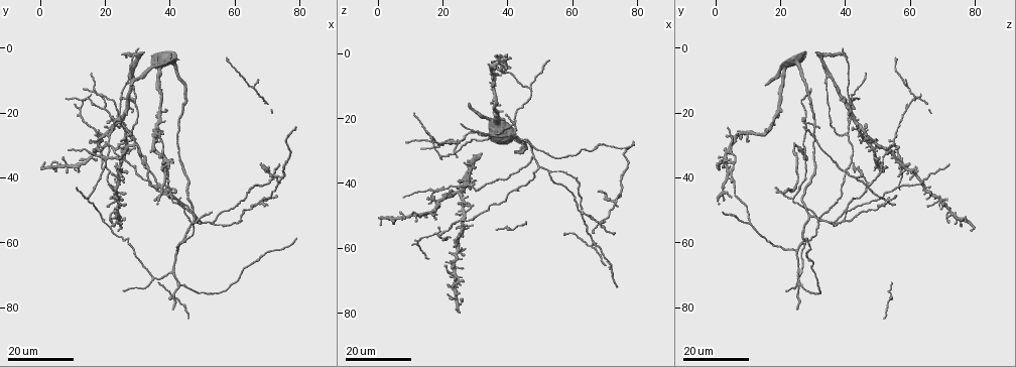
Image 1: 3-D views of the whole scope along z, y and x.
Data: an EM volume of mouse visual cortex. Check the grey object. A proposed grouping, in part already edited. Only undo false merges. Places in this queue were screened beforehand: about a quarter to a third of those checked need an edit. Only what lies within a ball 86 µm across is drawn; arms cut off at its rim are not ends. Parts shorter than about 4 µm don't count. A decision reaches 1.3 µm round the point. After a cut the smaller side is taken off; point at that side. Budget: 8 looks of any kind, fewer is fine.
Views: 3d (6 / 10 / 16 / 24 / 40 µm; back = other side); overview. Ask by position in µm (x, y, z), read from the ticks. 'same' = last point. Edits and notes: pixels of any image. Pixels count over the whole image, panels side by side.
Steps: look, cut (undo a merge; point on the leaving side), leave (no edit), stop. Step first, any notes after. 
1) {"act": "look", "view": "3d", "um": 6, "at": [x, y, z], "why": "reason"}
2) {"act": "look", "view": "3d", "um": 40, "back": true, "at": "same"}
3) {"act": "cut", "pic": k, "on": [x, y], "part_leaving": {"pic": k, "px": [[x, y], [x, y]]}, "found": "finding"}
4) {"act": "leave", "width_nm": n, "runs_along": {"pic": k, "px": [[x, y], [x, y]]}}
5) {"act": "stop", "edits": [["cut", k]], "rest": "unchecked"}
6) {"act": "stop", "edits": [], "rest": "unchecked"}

{"act": "look", "view": "3d", "um": 16, "at": [25.0, 23.5, 40.5], "why": "side arm on a straight run"}

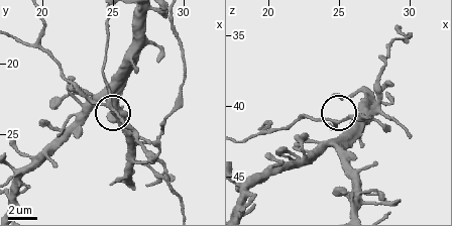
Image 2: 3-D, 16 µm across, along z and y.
{"act": "look", "view": "3d", "um": 10, "at": [24.4, 22.8, 41.0]}

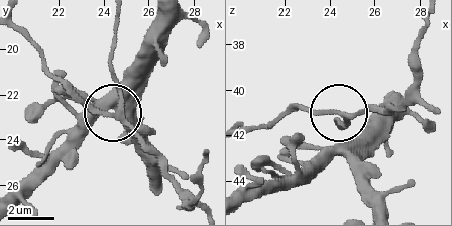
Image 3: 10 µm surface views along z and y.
{"act": "leave", "runs_along": {"pic": 3, "px": [[201, 208], [119, 121], [91, 113], [64, 88]]}, "found": "continuous, no second neuron"}

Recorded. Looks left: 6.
{"act": "look", "view": "3d", "um": 16, "at": [19.0, 18.5, 41.5], "why": "three arms meet"}

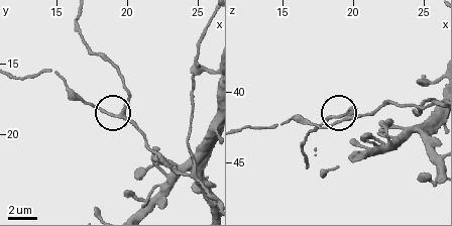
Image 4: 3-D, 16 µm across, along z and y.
{"act": "look", "view": "3d", "um": 6, "at": [19.8, 18.4, 41.8]}

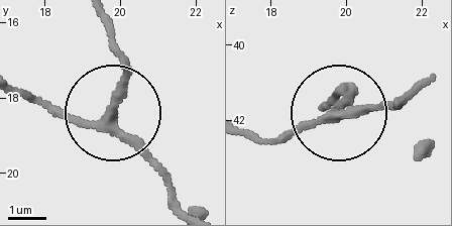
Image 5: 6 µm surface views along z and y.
{"act": "leave", "arms": 3, "runs_along": {"pic": 5, "px": [[182, 205], [162, 166], [111, 112], [85, 118], [30, 99]]}, "found": "continuous, no second neuron"}

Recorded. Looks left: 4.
{"act": "look", "view": "3d", "um": 24, "at": [20.5, 30.0, 55.0], "why": "branch point"}

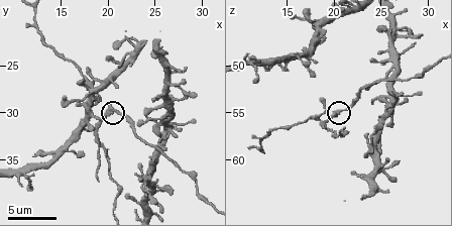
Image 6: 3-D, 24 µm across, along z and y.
{"act": "look", "view": "3d", "um": 10, "at": [20.2, 29.4, 55.2]}

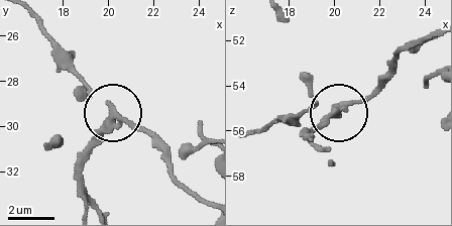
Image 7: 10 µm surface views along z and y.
{"act": "cut", "pic": 7, "on": [92, 144], "arms": 3, "part_leaving": {"pic": 7, "px": [[110, 124], [81, 175], [83, 192], [97, 209]]}, "found": "two neurons meet here"}

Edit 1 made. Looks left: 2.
{"act": "look", "view": "3d", "um": 16, "at": [21.5, 34.0, 27.0], "why": "thin arm on a thick one"}

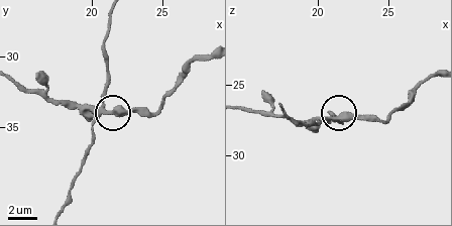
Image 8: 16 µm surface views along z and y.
{"act": "look", "view": "3d", "um": 6, "at": [21.2, 33.8, 27.4]}

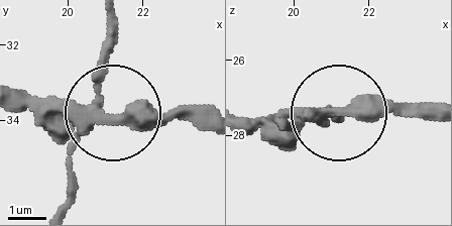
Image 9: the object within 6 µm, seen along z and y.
{"act": "cut", "pic": 9, "on": [145, 124], "width_nm": 340, "part_leaving": {"pic": 9, "px": [[94, 117], [206, 117]]}, "found": "two neurons meet here"}

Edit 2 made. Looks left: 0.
{"act": "stop", "edits": [["cut", 7], ["cut", 9]], "rest": "unchecked"}

